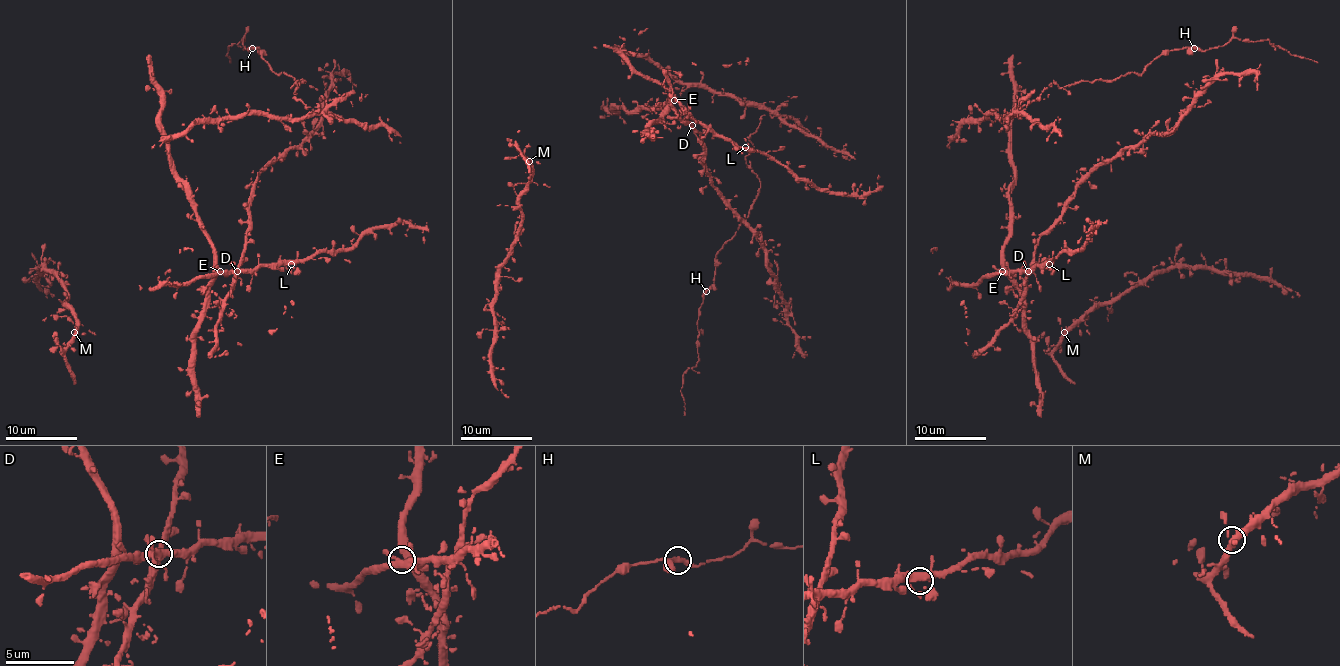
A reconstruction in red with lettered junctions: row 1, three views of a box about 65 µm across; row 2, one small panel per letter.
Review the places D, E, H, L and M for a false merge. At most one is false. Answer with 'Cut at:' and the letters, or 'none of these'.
Cut at: E

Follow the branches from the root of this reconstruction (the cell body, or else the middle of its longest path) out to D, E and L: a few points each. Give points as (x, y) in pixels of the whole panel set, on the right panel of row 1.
D: (1013, 169), (1010, 235), (1003, 253), (1004, 273), (1017, 287), (1024, 307), (1028, 271)
E: (1013, 169), (1013, 185), (1010, 189), (1010, 235), (1004, 244), (1003, 271)
L: (1013, 169), (1004, 273), (1030, 271), (1035, 266), (1049, 264)

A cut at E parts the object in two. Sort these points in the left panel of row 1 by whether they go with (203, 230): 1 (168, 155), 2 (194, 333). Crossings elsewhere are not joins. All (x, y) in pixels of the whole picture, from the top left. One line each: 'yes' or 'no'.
1: yes
2: yes

